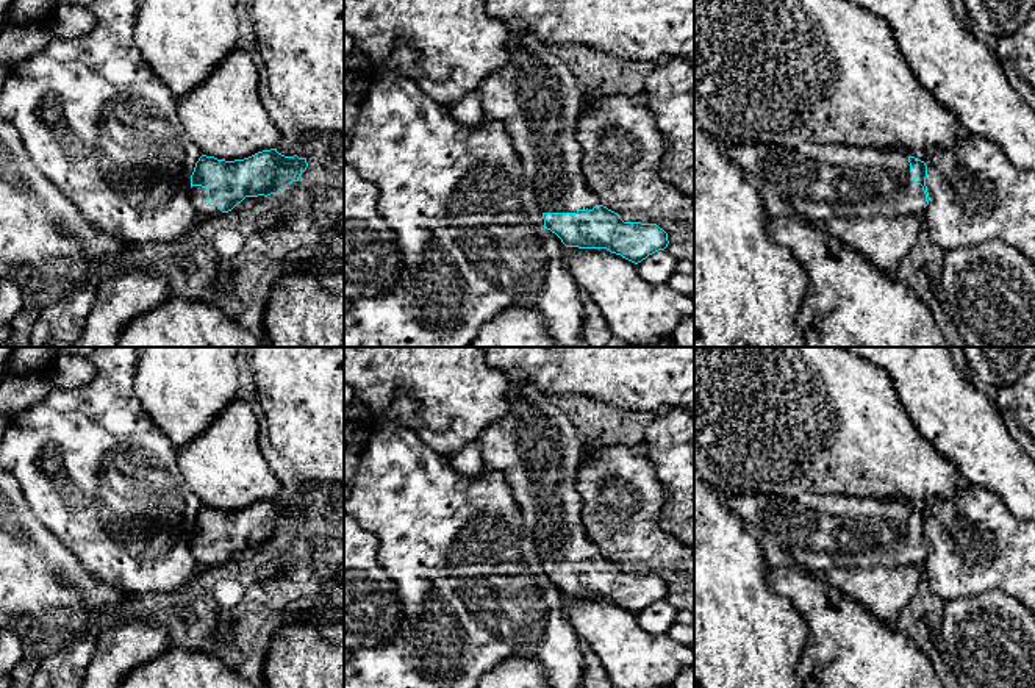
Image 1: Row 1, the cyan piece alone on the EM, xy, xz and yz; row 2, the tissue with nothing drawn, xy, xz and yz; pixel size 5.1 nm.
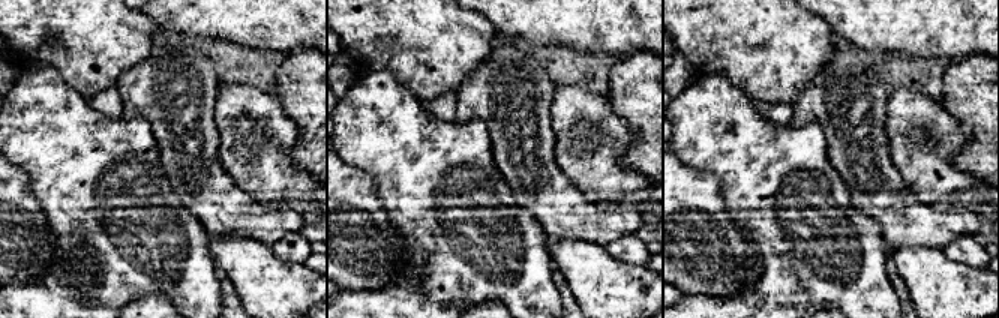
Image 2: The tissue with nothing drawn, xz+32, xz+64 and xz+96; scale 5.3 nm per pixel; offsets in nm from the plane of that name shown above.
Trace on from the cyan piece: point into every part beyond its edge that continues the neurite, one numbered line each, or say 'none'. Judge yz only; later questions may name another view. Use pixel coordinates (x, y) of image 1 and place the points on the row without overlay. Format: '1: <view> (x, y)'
1: yz (820, 532)

